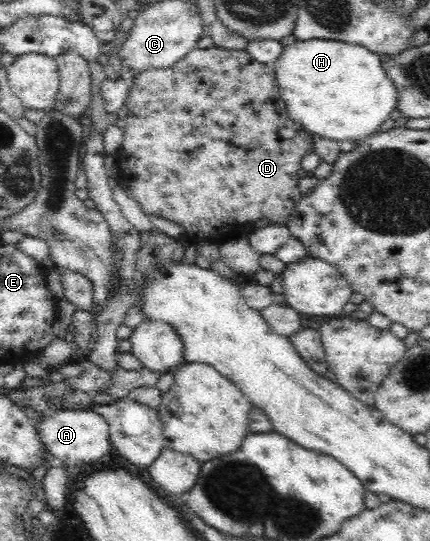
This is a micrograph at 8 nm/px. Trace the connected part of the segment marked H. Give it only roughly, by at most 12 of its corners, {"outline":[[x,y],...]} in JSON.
{"outline":[[294,41],[274,62],[290,118],[358,140],[398,104],[378,53]]}

